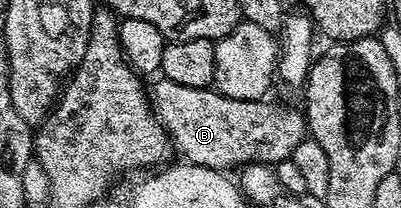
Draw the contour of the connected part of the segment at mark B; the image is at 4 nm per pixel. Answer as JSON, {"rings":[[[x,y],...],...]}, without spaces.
{"rings":[[[164,77],[157,81],[148,94],[154,117],[170,135],[173,149],[179,150],[189,165],[230,172],[251,162],[277,164],[287,161],[296,144],[308,136],[306,115],[301,109],[289,110],[271,100],[232,100],[217,89],[184,88],[184,84],[172,84]]]}

